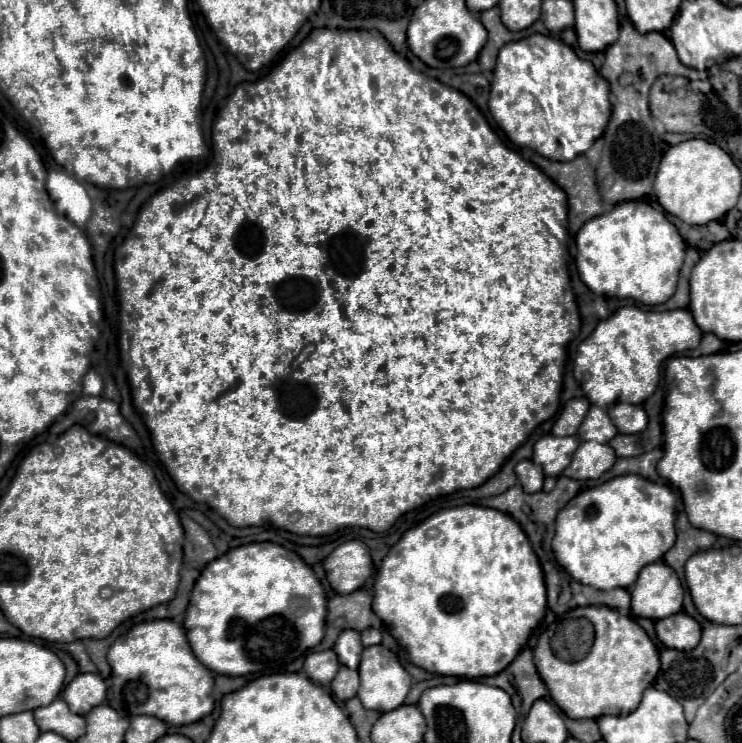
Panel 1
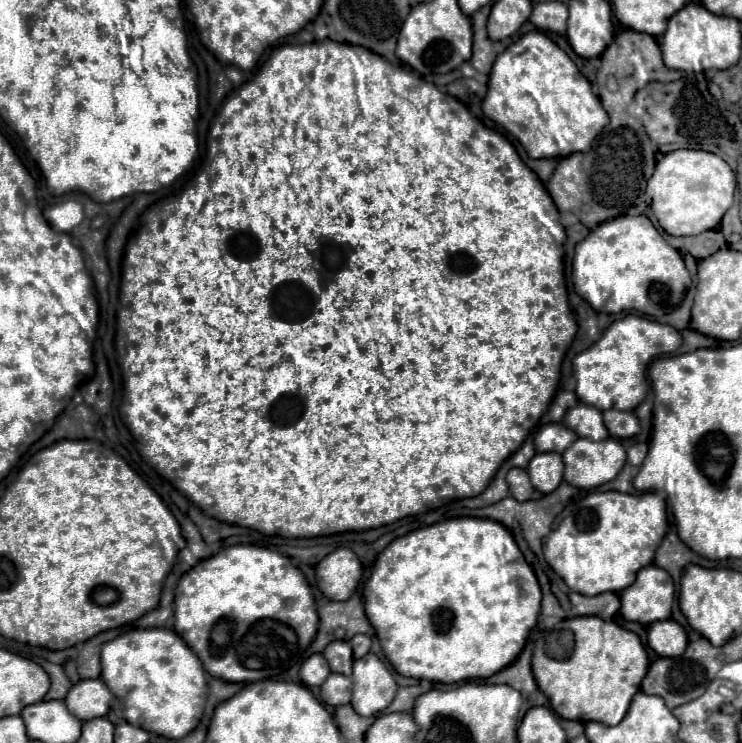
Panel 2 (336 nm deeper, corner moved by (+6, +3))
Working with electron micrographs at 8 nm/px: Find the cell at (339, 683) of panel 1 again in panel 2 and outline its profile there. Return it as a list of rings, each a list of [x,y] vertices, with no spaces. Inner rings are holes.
[[[330,673],[328,681],[324,681],[320,689],[320,699],[326,705],[338,707],[350,703],[350,697],[352,697],[352,679],[340,673]]]

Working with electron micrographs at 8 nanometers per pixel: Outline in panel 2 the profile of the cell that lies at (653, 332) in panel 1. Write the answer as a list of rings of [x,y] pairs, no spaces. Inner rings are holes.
[[[626,315],[614,321],[604,331],[598,343],[576,355],[572,361],[578,399],[600,411],[612,407],[634,411],[638,403],[644,401],[648,391],[648,379],[646,379],[648,363],[656,355],[676,351],[680,345],[682,345],[682,335],[678,329],[670,325],[656,323],[640,315]]]

